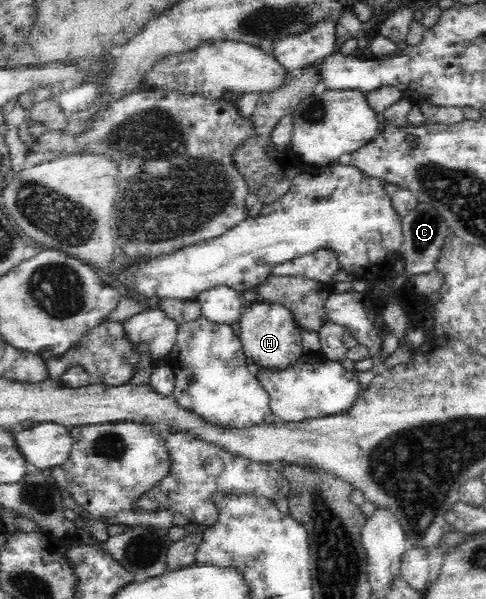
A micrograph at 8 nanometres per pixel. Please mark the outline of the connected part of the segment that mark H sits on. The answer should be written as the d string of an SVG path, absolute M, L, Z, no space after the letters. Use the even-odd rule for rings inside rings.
M255 301L240 313L236 323L240 340L242 340L245 355L254 368L265 371L286 370L299 362L304 354L300 326L293 317L291 310L280 303Z

